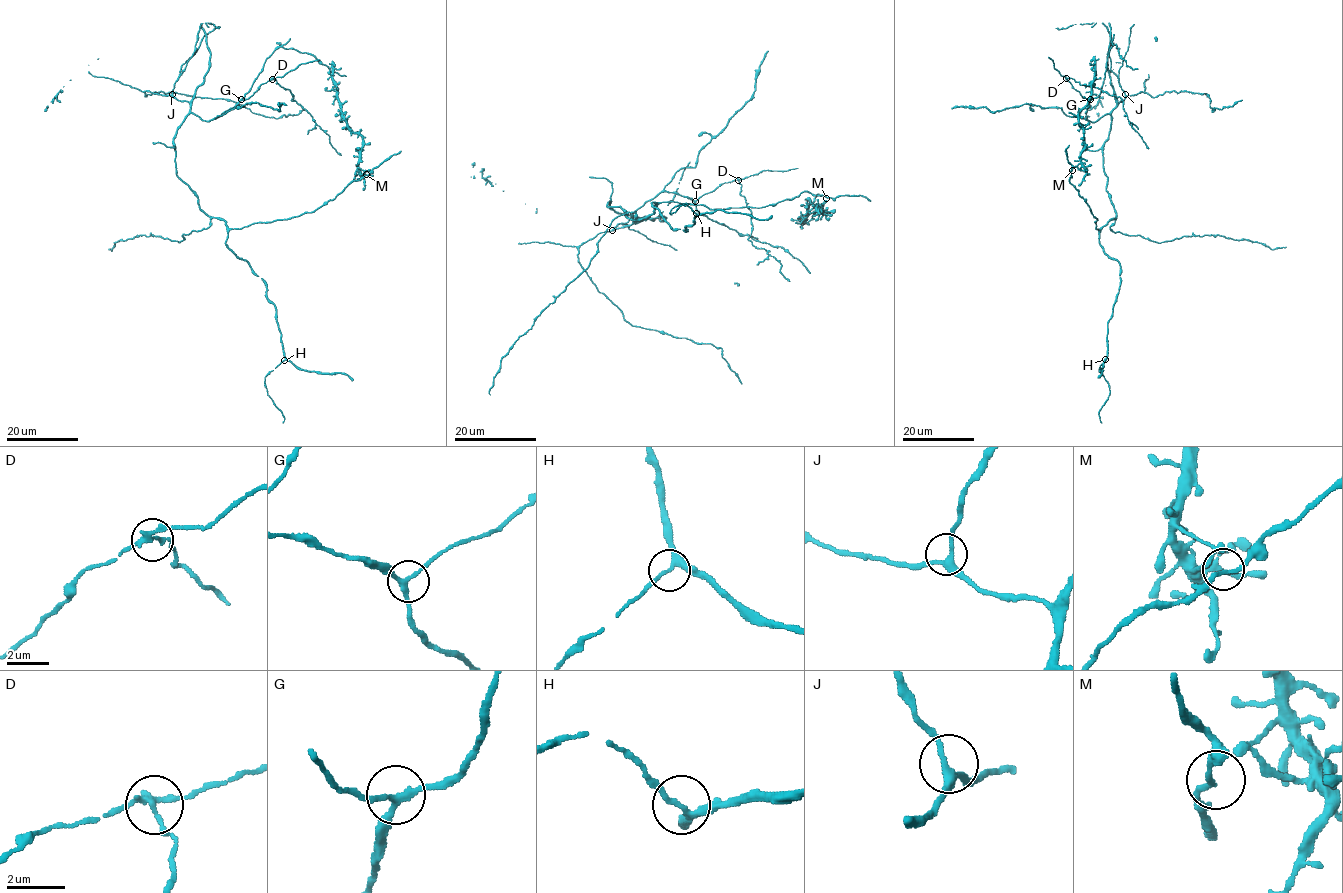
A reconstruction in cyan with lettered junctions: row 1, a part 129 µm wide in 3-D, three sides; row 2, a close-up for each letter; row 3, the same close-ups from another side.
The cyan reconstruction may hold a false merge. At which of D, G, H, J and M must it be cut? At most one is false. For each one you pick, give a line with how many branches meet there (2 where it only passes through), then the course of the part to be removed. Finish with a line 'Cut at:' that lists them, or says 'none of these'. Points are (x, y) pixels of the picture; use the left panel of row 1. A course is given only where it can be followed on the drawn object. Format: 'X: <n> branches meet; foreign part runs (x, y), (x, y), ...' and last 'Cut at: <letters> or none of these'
D: 3 branches meet; foreign part runs (273, 79), (290, 90), (292, 100), (329, 136), (330, 144), (341, 155)
Cut at: D

